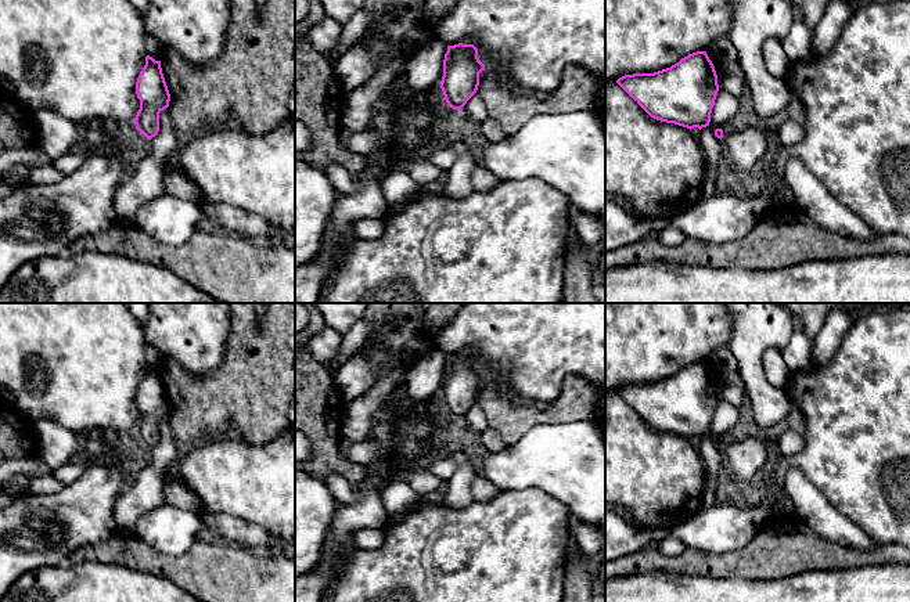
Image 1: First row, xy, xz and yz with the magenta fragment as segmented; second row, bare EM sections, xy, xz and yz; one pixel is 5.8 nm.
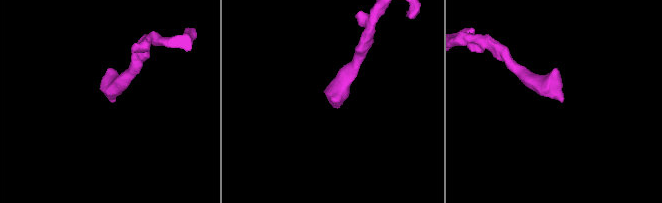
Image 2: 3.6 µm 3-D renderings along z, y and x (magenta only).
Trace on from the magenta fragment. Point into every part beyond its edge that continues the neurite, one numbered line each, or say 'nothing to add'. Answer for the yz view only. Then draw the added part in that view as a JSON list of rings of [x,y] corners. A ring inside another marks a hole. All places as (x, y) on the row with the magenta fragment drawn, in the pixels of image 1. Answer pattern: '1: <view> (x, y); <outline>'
1: yz (747, 147); [[[758,123],[745,130],[731,130],[722,137],[729,147],[729,162],[738,173],[748,173],[767,151],[769,133]]]

